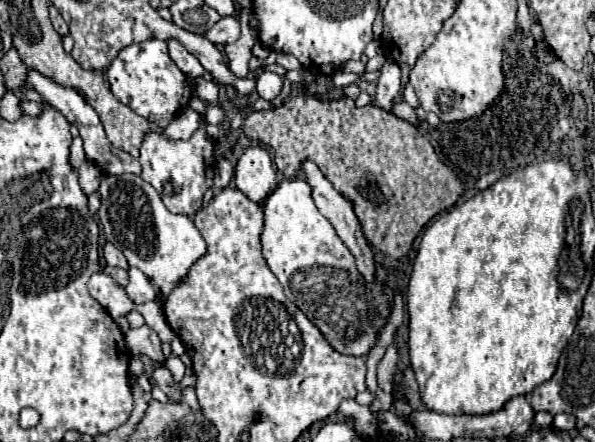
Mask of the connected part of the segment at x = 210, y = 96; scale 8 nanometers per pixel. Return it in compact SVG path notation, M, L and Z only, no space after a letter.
M197 78L195 80L195 96L199 96L207 104L217 102L217 84L211 78Z

